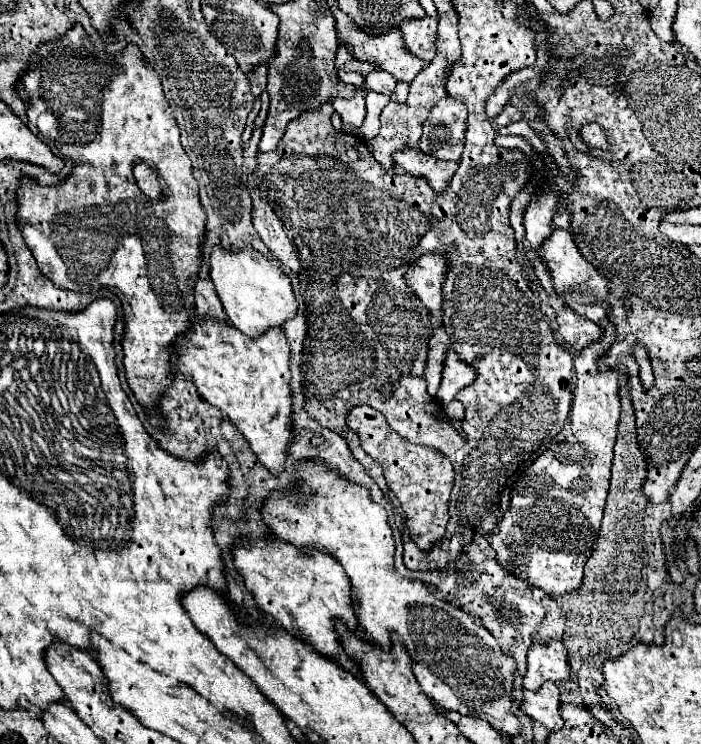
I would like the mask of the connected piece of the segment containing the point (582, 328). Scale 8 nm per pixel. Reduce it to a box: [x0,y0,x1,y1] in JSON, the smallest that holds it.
[559,306,601,352]

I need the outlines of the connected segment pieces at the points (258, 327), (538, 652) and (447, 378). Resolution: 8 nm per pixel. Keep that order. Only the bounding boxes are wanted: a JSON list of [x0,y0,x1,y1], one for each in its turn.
[[209,244,297,336],[523,640,569,690],[437,350,475,402]]

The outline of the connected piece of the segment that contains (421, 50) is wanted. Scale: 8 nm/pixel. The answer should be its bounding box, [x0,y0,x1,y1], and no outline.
[401,16,437,62]

